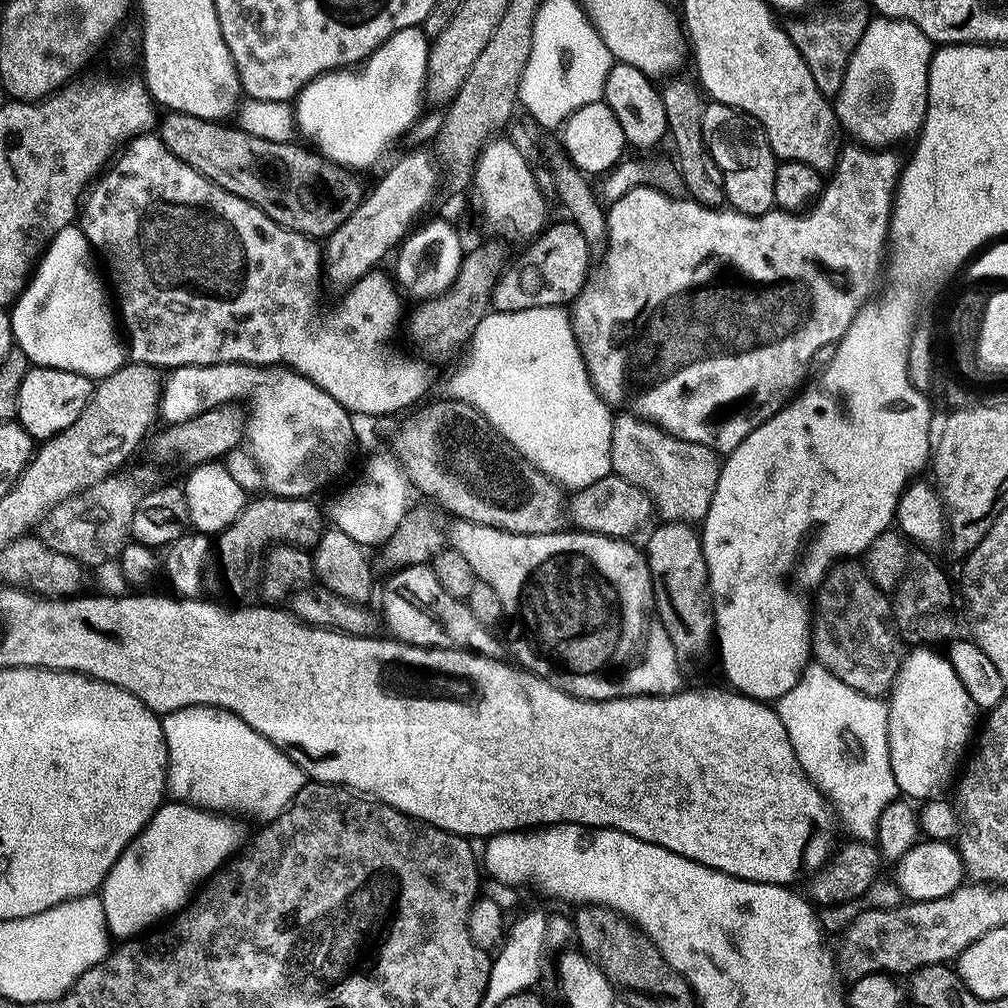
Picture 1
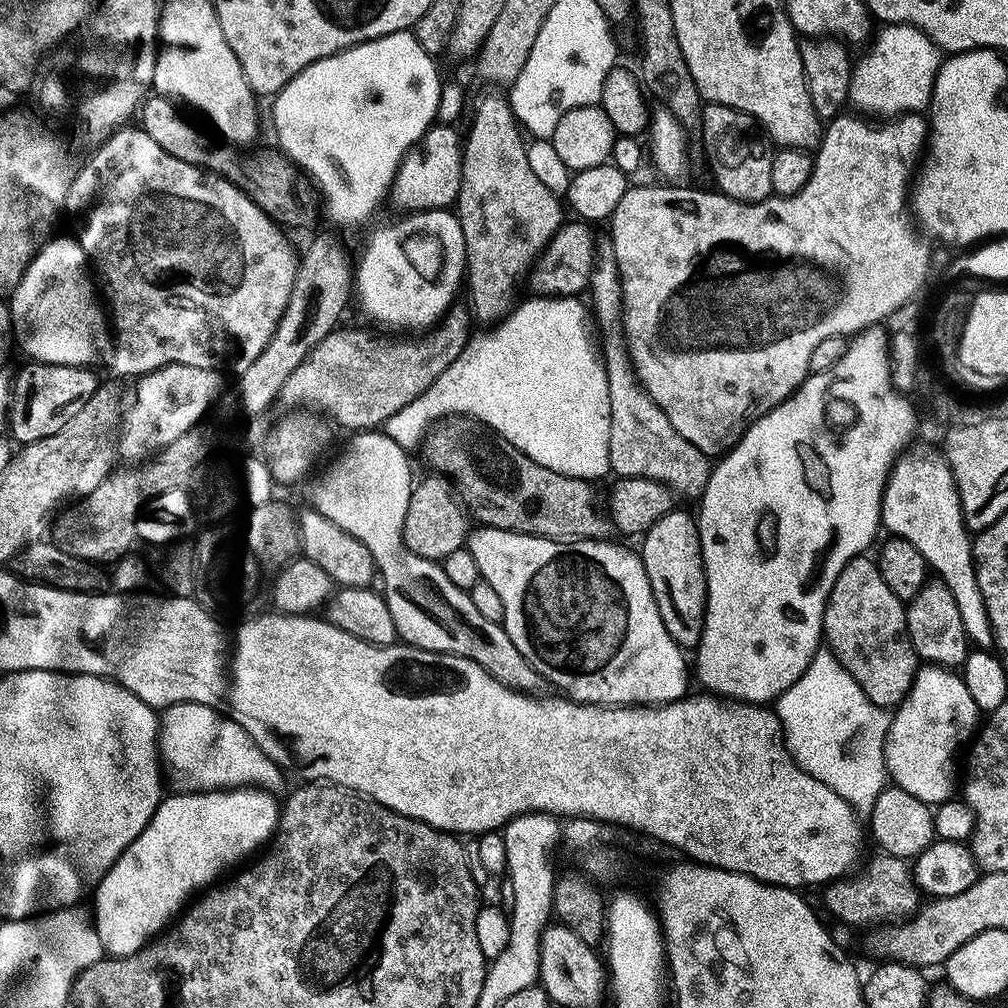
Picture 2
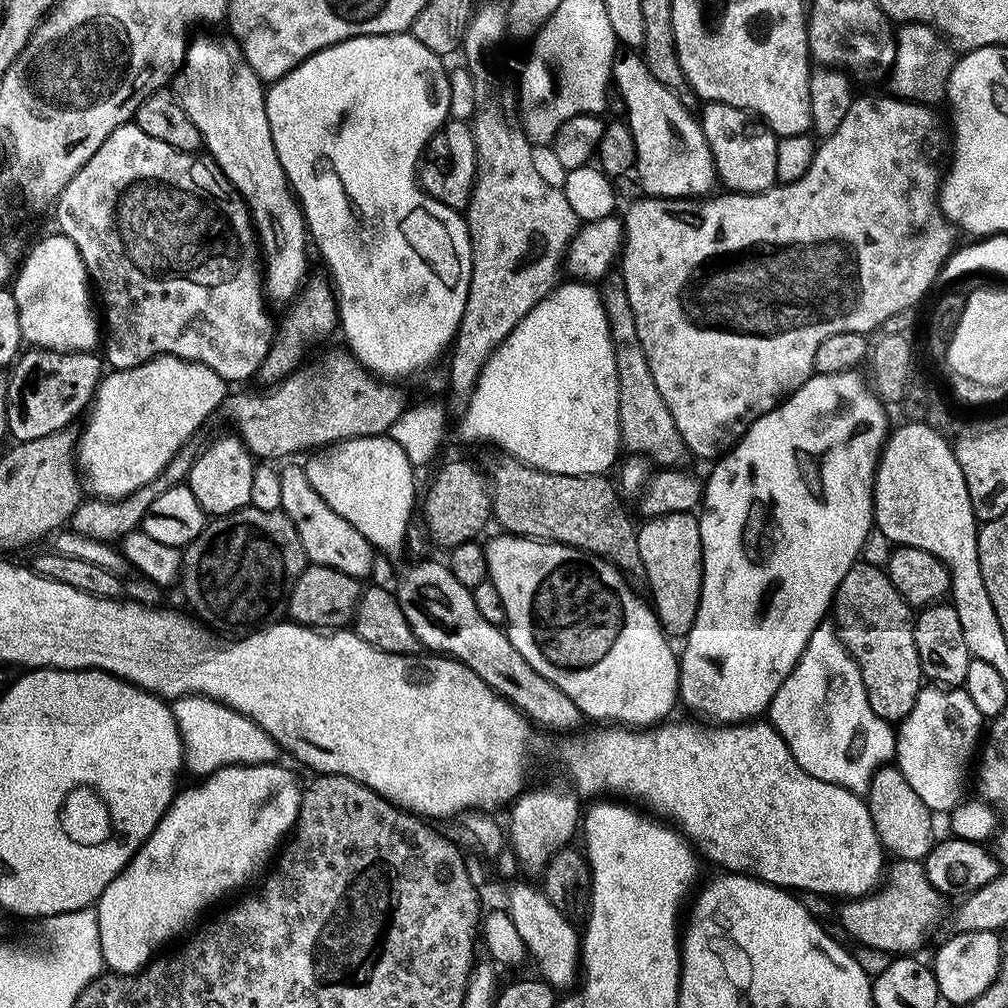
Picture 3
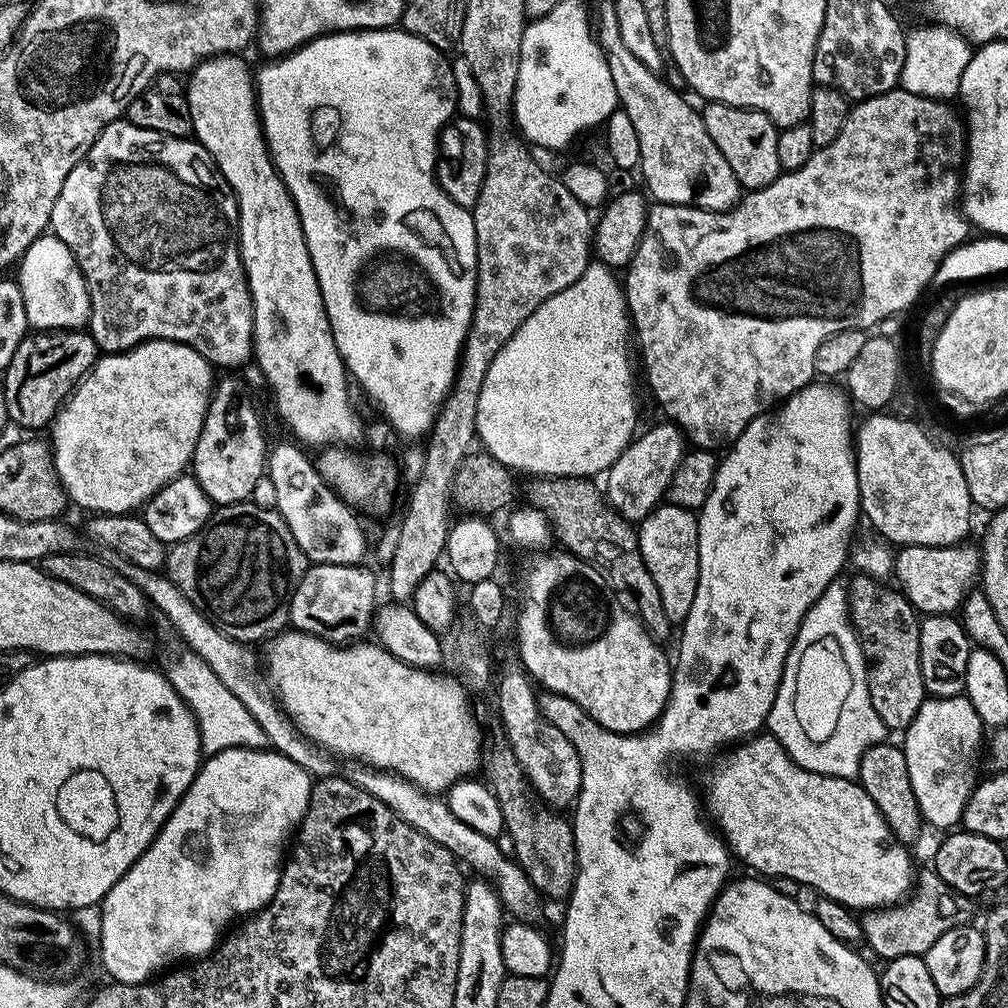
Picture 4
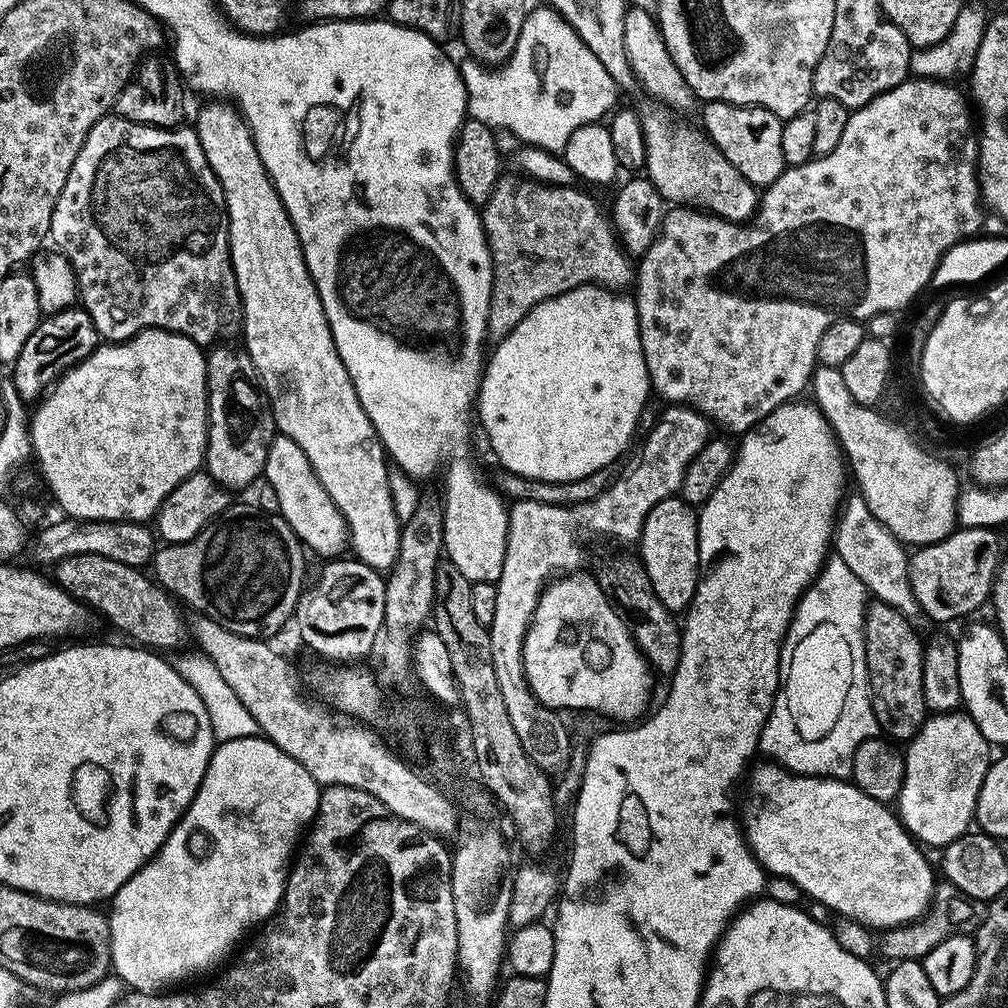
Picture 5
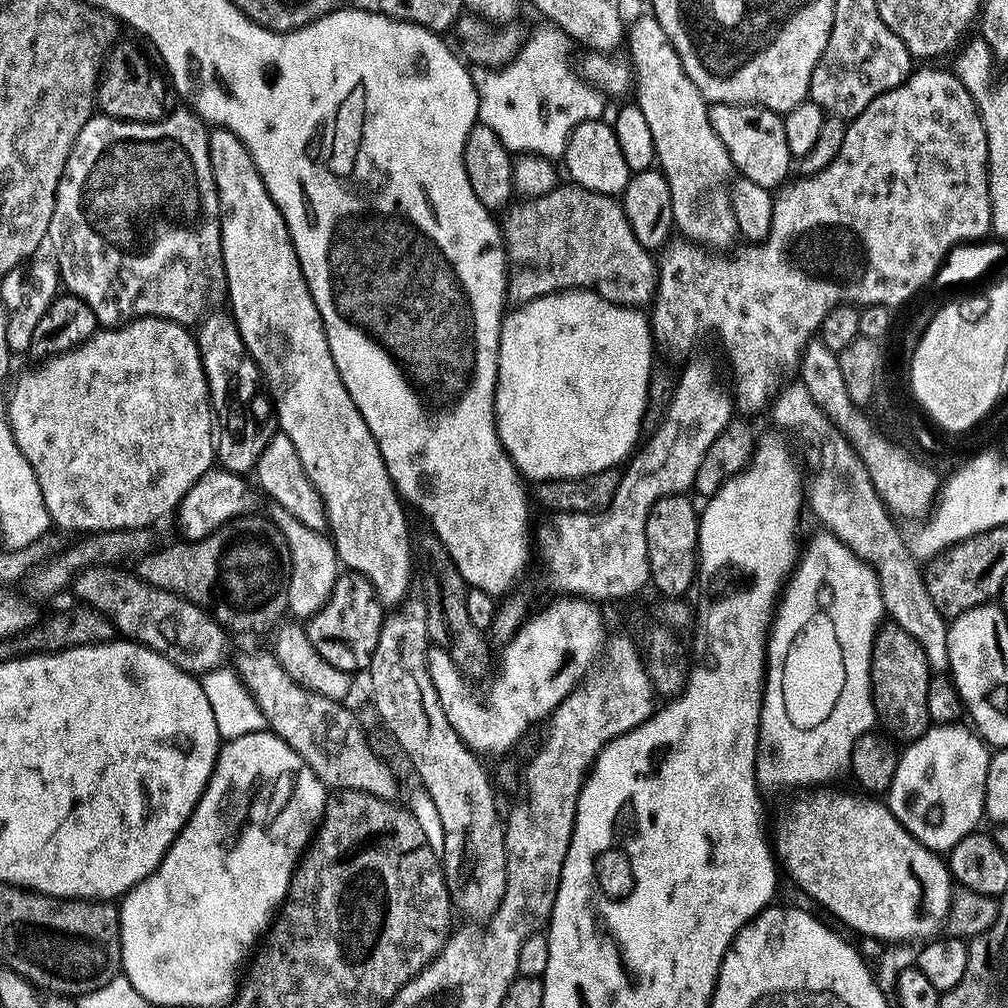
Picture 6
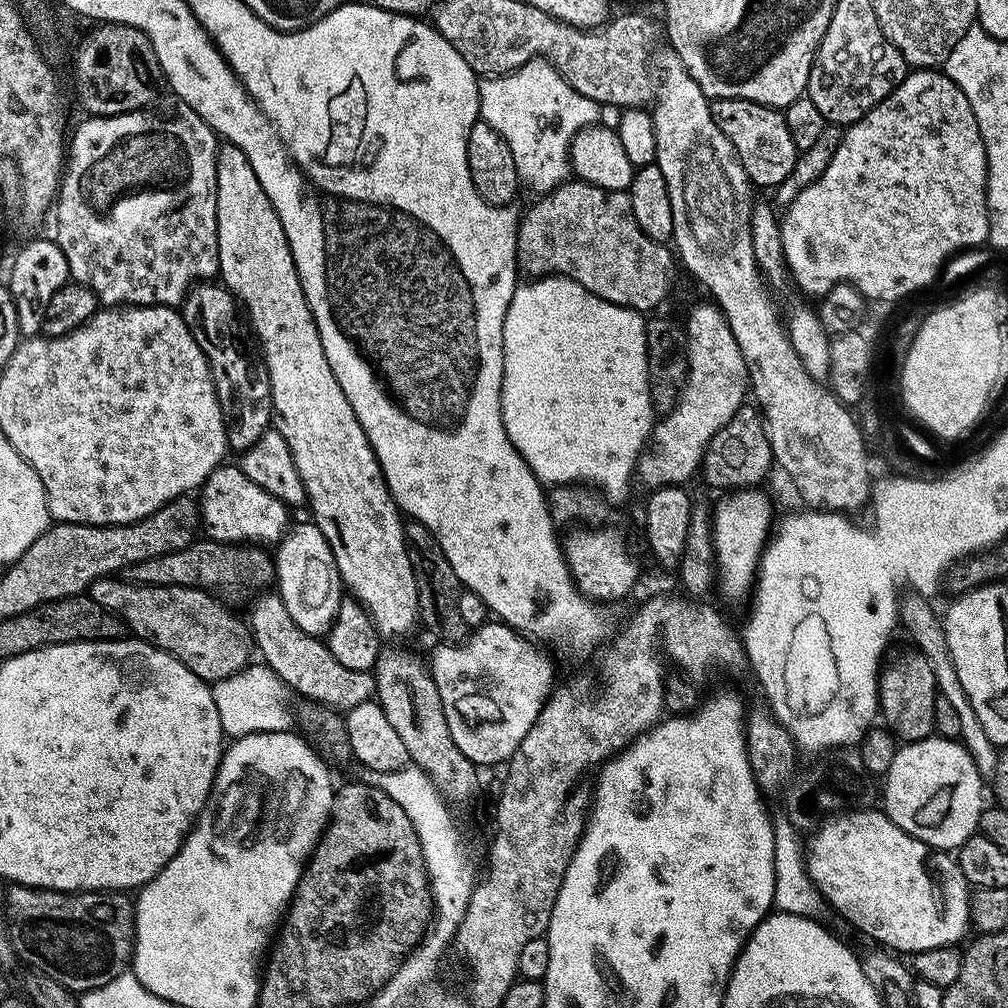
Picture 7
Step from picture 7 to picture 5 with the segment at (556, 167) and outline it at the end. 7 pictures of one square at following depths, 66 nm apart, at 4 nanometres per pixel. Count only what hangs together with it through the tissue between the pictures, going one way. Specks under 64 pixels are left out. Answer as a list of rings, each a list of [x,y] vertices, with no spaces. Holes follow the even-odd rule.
[[[551,6],[535,8],[525,15],[522,34],[518,34],[512,56],[503,66],[495,70],[488,66],[482,68],[478,61],[464,58],[464,61],[459,61],[458,67],[468,95],[467,115],[471,119],[488,124],[494,130],[505,128],[506,131],[513,132],[520,139],[518,141],[525,145],[560,154],[574,130],[597,123],[602,114],[617,107],[618,89],[614,78],[606,74],[602,62],[594,58],[590,46],[586,46],[586,42],[578,38],[576,31]]]

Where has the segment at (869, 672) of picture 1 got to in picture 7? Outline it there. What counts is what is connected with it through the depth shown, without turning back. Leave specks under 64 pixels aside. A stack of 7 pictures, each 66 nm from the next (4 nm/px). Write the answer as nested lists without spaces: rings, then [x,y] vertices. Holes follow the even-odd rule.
[[[909,650],[883,665],[878,676],[878,712],[886,728],[897,741],[916,743],[926,739],[936,731],[934,726],[934,706],[938,699],[934,670],[922,653]]]

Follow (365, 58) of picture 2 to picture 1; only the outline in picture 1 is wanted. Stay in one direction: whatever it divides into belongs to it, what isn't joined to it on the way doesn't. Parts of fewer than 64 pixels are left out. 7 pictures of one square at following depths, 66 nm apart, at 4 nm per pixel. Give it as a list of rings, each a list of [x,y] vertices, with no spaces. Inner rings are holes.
[[[423,27],[398,30],[398,34],[382,42],[355,70],[325,72],[317,80],[311,80],[294,100],[295,127],[299,135],[304,135],[303,139],[324,159],[341,168],[361,170],[378,163],[380,155],[401,139],[422,112],[420,99],[423,101],[426,96],[429,47],[430,40],[424,35]]]

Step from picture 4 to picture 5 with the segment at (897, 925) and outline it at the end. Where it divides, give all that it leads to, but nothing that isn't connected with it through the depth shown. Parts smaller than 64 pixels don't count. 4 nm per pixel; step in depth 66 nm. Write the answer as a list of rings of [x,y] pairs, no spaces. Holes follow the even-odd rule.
[[[947,882],[937,883],[935,892],[932,893],[932,903],[928,905],[927,912],[918,920],[913,920],[911,924],[899,924],[897,928],[887,929],[883,933],[884,936],[880,940],[880,952],[886,959],[891,962],[899,962],[901,960],[923,961],[926,954],[930,954],[930,950],[934,950],[934,946],[938,946],[938,942],[946,942],[946,938],[951,936],[972,936],[980,927],[988,913],[988,904],[983,900],[975,900],[966,894],[962,894],[962,890],[958,890],[958,886]]]

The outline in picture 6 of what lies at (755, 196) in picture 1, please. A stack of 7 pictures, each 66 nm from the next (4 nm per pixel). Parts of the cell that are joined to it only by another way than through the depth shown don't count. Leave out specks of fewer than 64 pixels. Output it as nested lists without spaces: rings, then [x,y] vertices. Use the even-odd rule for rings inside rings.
[[[712,104],[708,110],[708,121],[710,126],[714,126],[714,134],[722,138],[722,146],[726,146],[726,154],[730,154],[733,169],[743,179],[758,182],[758,186],[769,190],[779,189],[789,179],[788,171],[791,168],[793,171],[794,157],[790,154],[790,146],[786,146],[786,130],[781,113],[760,108],[757,104]]]

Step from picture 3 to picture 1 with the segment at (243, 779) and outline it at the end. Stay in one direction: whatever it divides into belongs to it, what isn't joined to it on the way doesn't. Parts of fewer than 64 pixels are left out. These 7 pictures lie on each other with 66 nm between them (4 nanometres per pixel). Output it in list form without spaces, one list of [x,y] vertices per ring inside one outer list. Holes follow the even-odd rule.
[[[161,804],[160,809],[150,818],[150,822],[129,842],[128,849],[116,859],[103,882],[104,917],[109,933],[113,937],[132,938],[135,932],[142,931],[147,924],[152,924],[163,916],[171,917],[179,913],[208,877],[241,847],[240,828],[232,820],[235,819],[219,812],[195,808],[192,804]]]

